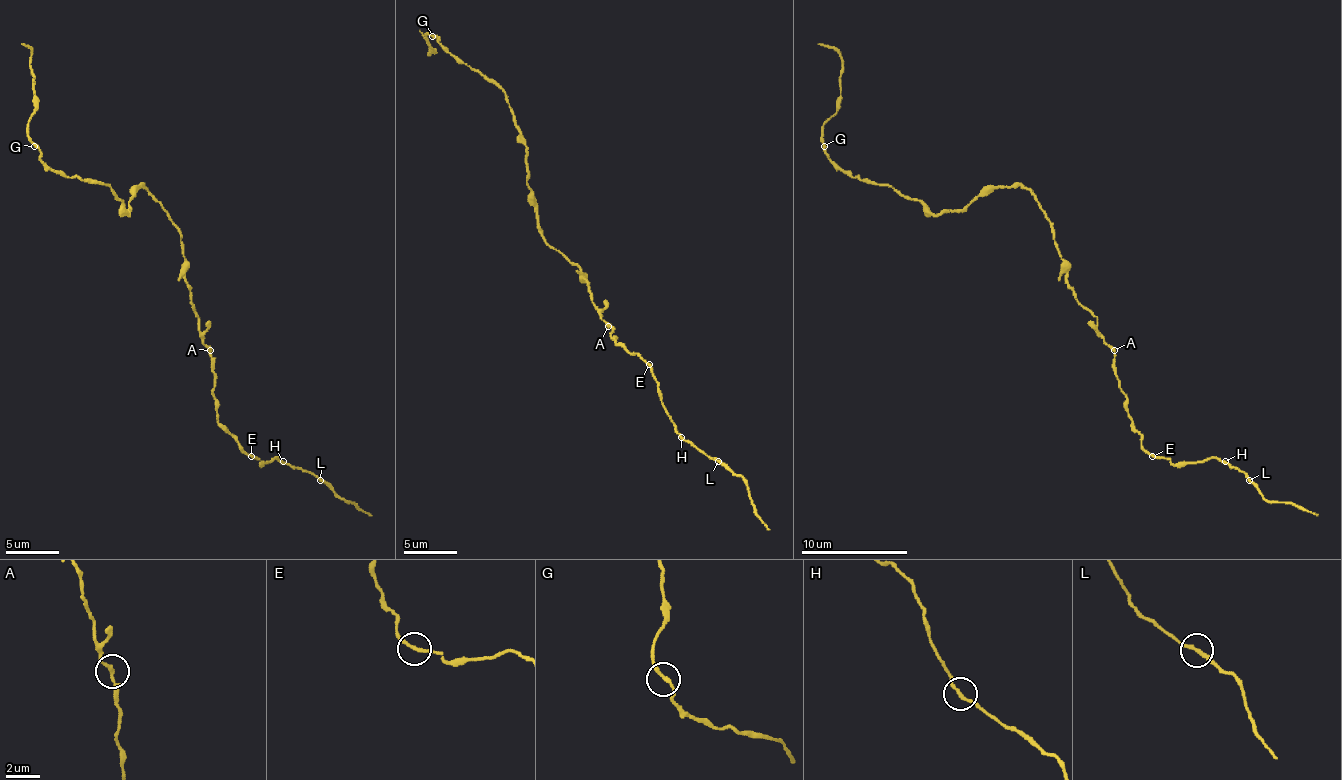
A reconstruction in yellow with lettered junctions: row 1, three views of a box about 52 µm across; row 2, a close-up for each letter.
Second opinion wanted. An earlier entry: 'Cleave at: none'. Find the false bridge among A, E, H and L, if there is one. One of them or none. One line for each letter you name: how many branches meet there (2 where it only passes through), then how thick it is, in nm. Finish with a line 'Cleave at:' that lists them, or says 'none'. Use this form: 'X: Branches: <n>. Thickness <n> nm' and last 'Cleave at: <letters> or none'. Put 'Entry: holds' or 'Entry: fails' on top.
Entry: holds
Cleave at: none

